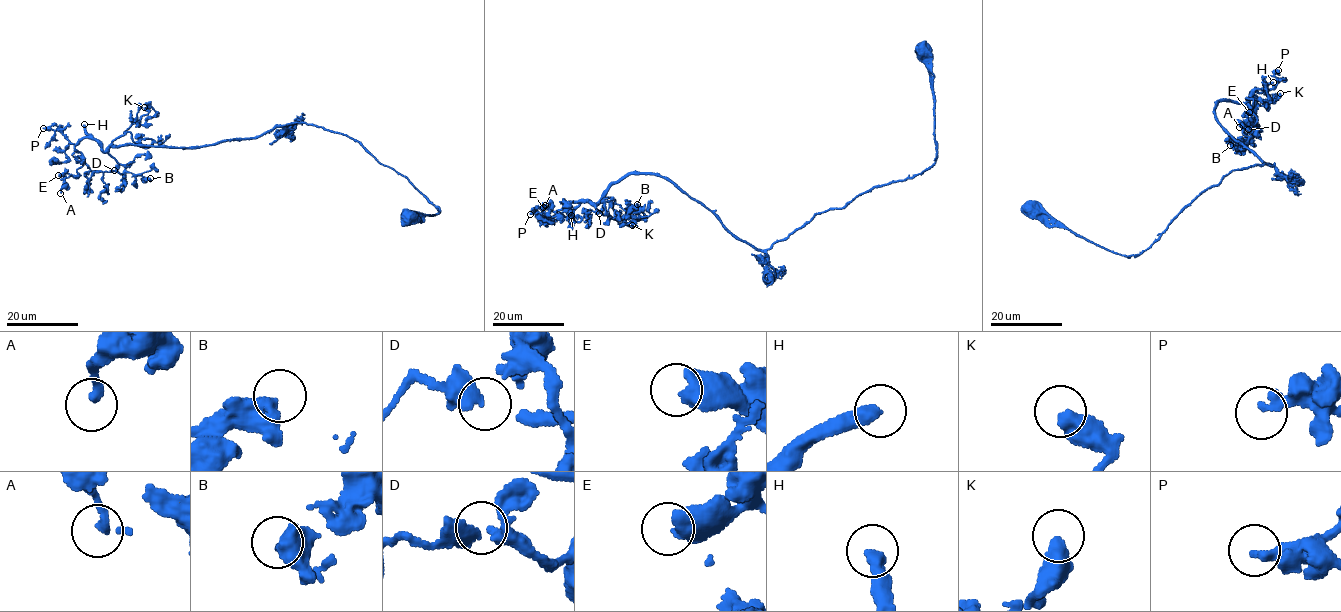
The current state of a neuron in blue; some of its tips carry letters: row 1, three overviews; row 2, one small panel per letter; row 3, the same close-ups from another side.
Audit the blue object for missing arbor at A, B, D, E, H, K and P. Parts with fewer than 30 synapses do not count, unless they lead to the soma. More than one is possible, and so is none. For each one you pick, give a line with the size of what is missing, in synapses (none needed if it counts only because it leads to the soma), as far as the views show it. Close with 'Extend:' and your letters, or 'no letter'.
H: 350 syn
Extend: H

